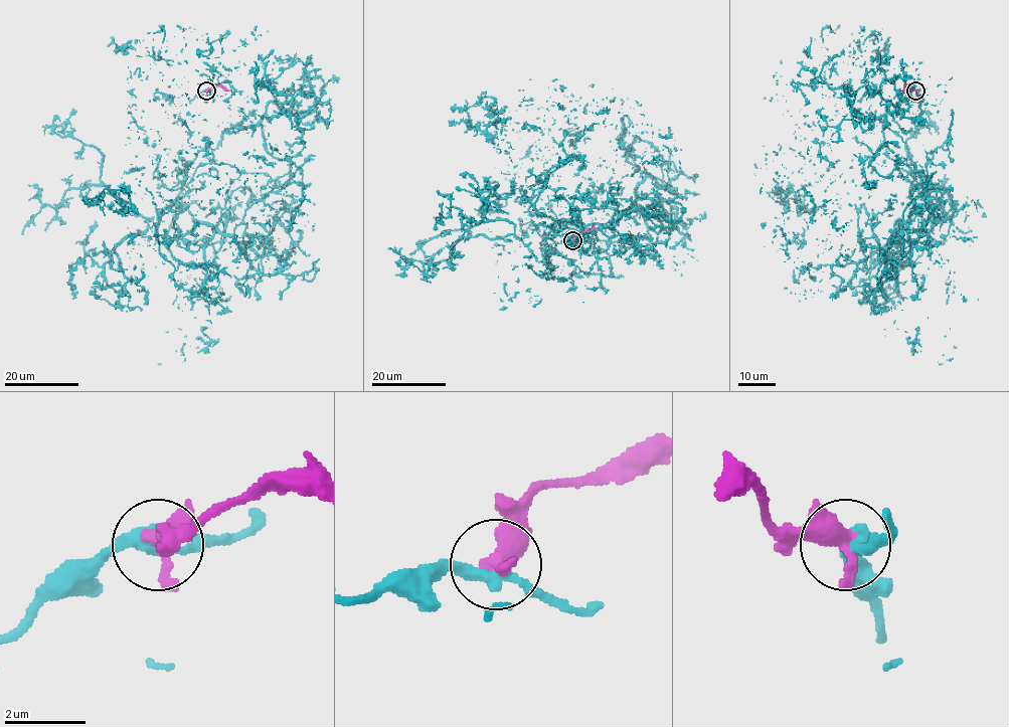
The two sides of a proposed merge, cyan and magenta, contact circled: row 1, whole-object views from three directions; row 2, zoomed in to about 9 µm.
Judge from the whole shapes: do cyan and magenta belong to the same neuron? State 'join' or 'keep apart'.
keep apart

